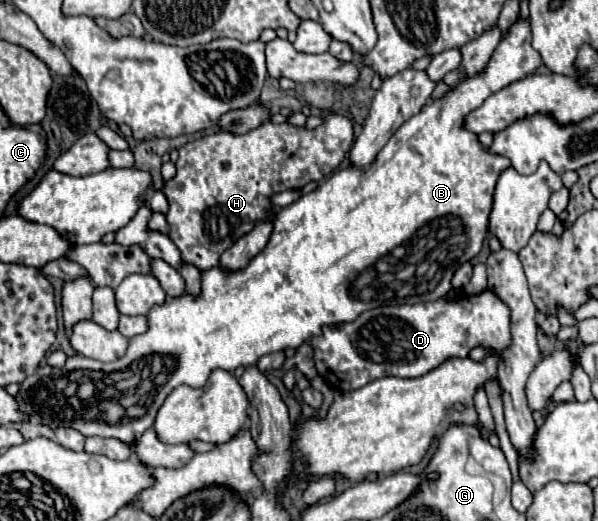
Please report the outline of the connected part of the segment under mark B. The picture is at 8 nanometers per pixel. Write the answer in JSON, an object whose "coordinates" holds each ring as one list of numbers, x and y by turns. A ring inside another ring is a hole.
{"coordinates":[[518,18,506,36,502,36,488,64,480,72,462,78,456,86,450,86,444,96,430,100,430,104,426,104,416,116,404,122,378,152,368,170,350,164,328,176,310,194,280,208,266,248,242,272,226,274,220,268,202,272,200,296,194,298,184,294,180,298,168,298,162,306,154,306,148,312,148,332,130,338,126,354,110,364,78,354,68,358,62,370,50,366,38,368,34,376,20,384,28,414,42,424,70,426,84,436,116,438,128,448,134,448,144,430,152,428,156,412,166,396,180,384,200,388,216,368,230,372,238,366,254,366,260,356,284,348,298,348,308,338,318,336,324,324,356,320,370,308,444,298,452,288,450,280,458,266,480,254,488,236,496,180,500,172,510,166,508,158,482,146,478,136,464,128,464,120,472,110,480,108,488,96,534,74,540,64,542,56,532,48,530,20],[166,354,176,358,176,366,158,380,156,376,160,374,148,370,148,364,152,364,152,356],[84,382,94,386,94,398,90,404,84,404,78,394,78,388],[68,402,70,408,80,412,78,418,68,418]]}

